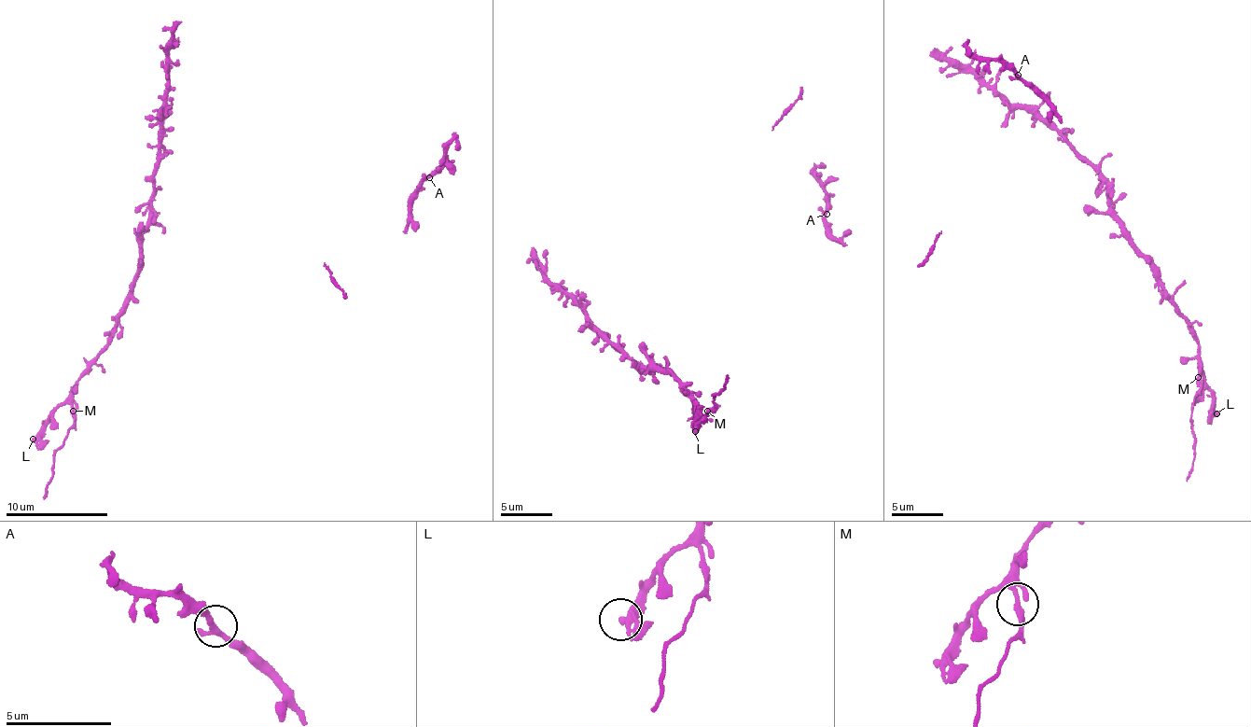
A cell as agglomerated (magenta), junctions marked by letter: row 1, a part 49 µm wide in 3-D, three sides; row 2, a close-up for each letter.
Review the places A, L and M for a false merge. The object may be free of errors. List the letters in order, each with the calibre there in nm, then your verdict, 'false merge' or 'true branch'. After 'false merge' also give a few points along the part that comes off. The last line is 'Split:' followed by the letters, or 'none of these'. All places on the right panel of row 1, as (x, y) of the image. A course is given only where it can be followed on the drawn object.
A: 280 nm | true branch
L: 320 nm | true branch
M: 240 nm | false merge | (1197, 377), (1200, 390), (1192, 418), (1195, 453), (1187, 481)
Split: M

